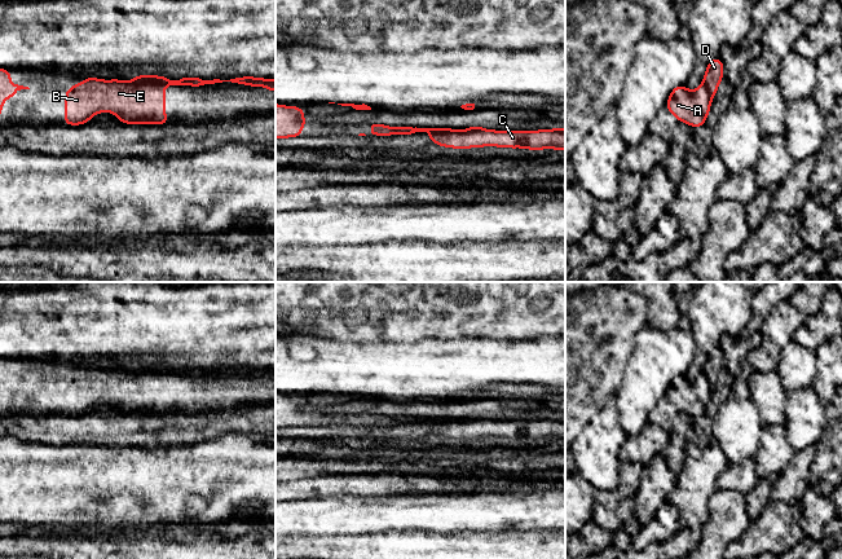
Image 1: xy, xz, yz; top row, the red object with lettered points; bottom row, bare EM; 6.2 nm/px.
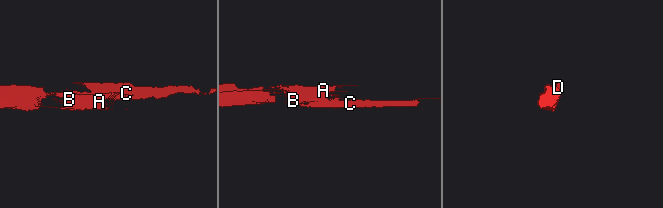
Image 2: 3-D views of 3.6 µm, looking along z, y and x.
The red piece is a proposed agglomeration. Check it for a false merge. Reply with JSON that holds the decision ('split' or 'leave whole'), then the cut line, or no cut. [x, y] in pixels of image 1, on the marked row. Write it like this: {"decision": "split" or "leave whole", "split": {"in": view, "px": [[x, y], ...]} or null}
{"decision": "split", "split": {"in": "xy", "px": [[133, 80], [167, 84]]}}

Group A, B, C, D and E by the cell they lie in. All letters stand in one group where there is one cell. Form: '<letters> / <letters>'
A B E / C D

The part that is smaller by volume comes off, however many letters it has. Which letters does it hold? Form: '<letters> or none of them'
C, D

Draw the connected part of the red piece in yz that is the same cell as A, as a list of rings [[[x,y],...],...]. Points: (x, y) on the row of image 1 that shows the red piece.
[[[702,82],[695,92],[691,92],[687,85],[674,87],[667,98],[666,109],[678,122],[697,128],[706,124],[711,102],[713,97]]]

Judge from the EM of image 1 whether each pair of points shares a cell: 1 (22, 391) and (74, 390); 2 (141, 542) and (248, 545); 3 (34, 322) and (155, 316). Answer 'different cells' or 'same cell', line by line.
1: same cell
2: same cell
3: same cell

